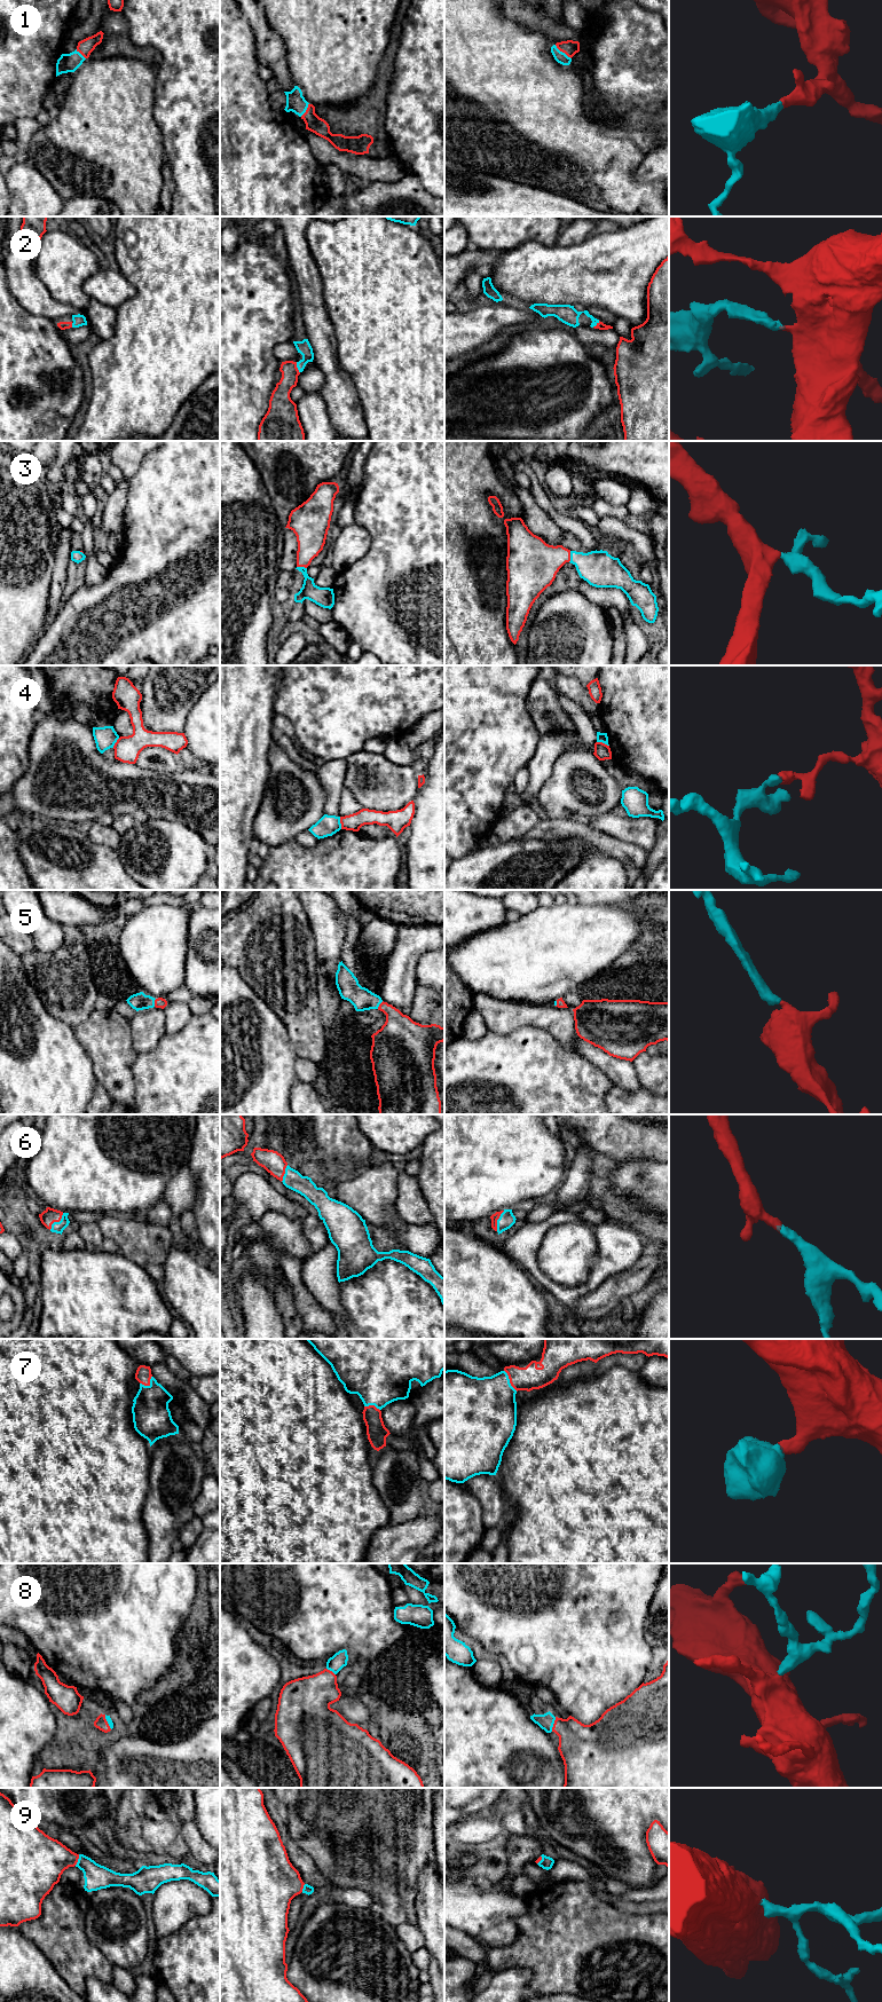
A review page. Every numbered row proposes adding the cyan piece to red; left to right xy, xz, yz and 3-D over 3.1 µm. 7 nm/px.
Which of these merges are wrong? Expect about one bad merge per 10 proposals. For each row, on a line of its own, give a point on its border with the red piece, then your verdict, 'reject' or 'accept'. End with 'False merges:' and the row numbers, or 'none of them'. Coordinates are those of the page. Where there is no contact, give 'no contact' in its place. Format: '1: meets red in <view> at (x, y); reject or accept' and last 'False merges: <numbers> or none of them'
1: meets red in yz at (562, 52); accept
2: meets red in xz at (297, 368); accept
3: meets red in yz at (569, 557); accept
4: meets red in xz at (340, 822); reject
5: meets red in xy at (155, 1002); accept
6: meets red in xy at (56, 1221); accept
7: meets red in yz at (510, 1380); accept
8: meets red in yz at (553, 1724); accept
9: meets red in xy at (77, 1860); accept
False merges: 4

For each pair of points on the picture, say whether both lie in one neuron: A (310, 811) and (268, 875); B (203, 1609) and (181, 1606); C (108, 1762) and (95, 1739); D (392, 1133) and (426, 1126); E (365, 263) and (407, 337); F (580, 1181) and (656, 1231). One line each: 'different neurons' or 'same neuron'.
A: different neurons
B: different neurons
C: different neurons
D: same neuron
E: same neuron
F: different neurons

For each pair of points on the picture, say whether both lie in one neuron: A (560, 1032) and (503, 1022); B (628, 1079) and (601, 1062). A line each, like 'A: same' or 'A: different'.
A: same
B: same

